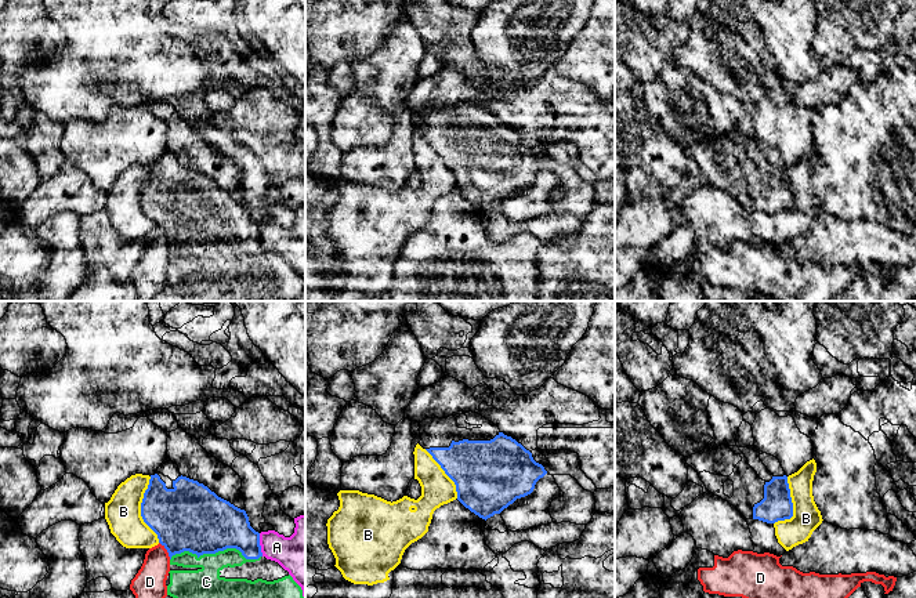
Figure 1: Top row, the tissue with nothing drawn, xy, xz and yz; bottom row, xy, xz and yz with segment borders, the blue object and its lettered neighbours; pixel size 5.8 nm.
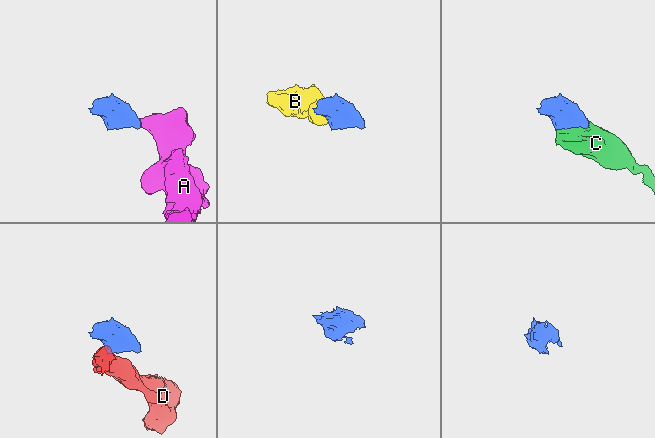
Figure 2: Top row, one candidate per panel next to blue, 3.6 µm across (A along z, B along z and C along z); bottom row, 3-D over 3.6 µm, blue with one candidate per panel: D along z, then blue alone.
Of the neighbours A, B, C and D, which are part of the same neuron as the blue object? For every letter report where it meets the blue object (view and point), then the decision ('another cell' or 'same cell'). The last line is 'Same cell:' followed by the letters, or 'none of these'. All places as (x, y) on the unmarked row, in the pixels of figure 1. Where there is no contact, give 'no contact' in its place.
A: meets blue in xy at (259, 235); another cell
B: meets blue in xy at (141, 200); another cell
C: meets blue in xy at (214, 243); same cell
D: meets blue in xy at (166, 239); another cell
Same cell: C

